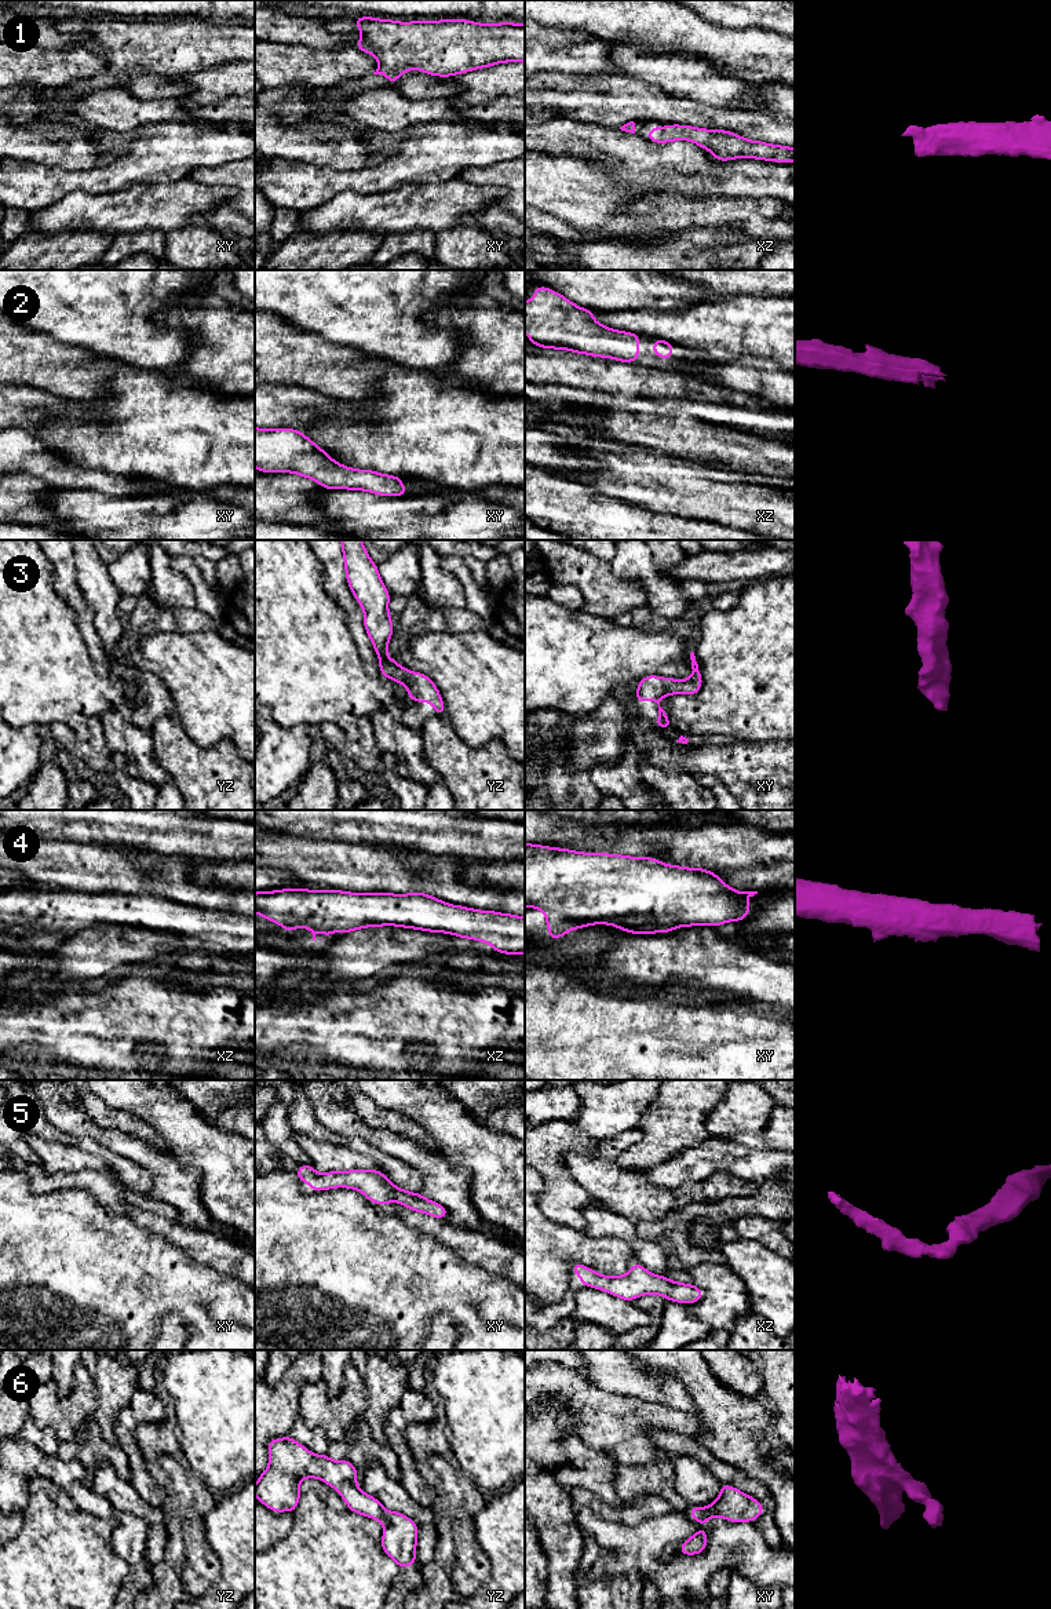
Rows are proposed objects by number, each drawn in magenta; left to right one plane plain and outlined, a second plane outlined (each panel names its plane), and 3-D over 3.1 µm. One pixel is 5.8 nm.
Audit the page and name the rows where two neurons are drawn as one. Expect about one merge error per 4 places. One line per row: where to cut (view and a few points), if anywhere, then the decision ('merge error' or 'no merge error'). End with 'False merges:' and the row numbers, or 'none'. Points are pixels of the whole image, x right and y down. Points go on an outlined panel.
1: no cut | no merge error
2: no cut | no merge error
3: no cut | no merge error
4: no cut | no merge error
5: no cut | no merge error
6: no cut | no merge error
False merges: none

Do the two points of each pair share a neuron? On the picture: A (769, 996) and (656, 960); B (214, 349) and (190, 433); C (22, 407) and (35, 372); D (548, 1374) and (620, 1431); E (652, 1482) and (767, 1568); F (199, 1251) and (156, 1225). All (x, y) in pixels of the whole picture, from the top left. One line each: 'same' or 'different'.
A: same
B: different
C: different
D: same
E: different
F: same

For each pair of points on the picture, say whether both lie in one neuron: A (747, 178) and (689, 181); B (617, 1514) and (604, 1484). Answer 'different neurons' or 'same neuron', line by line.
A: same neuron
B: different neurons

